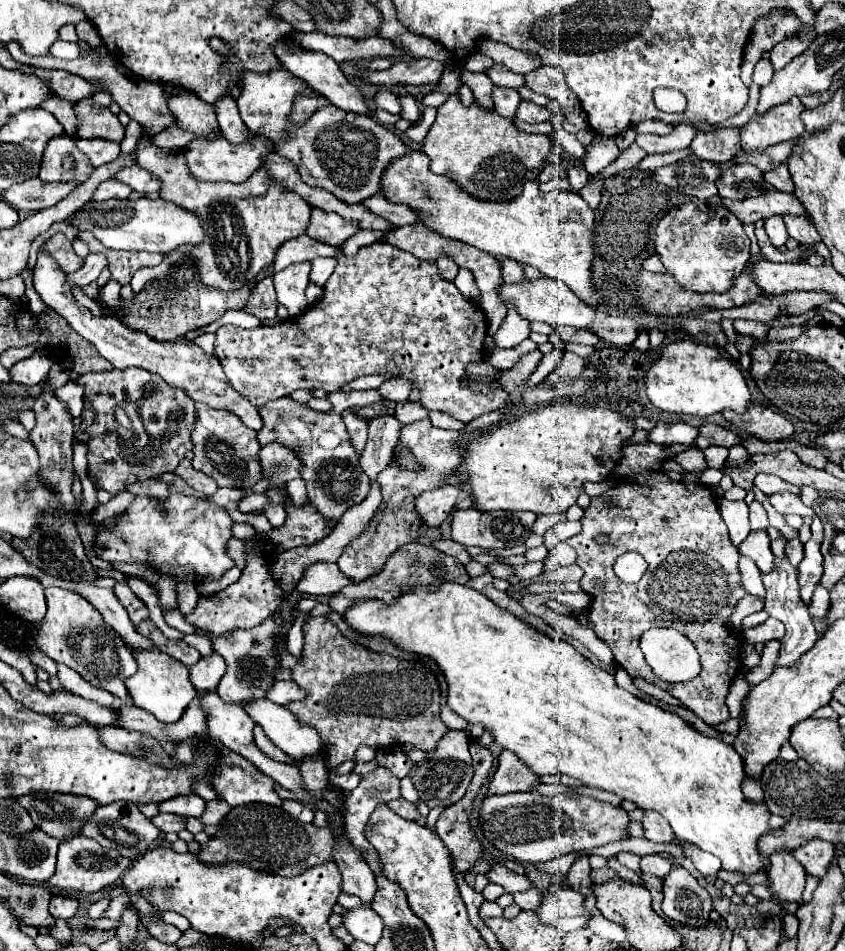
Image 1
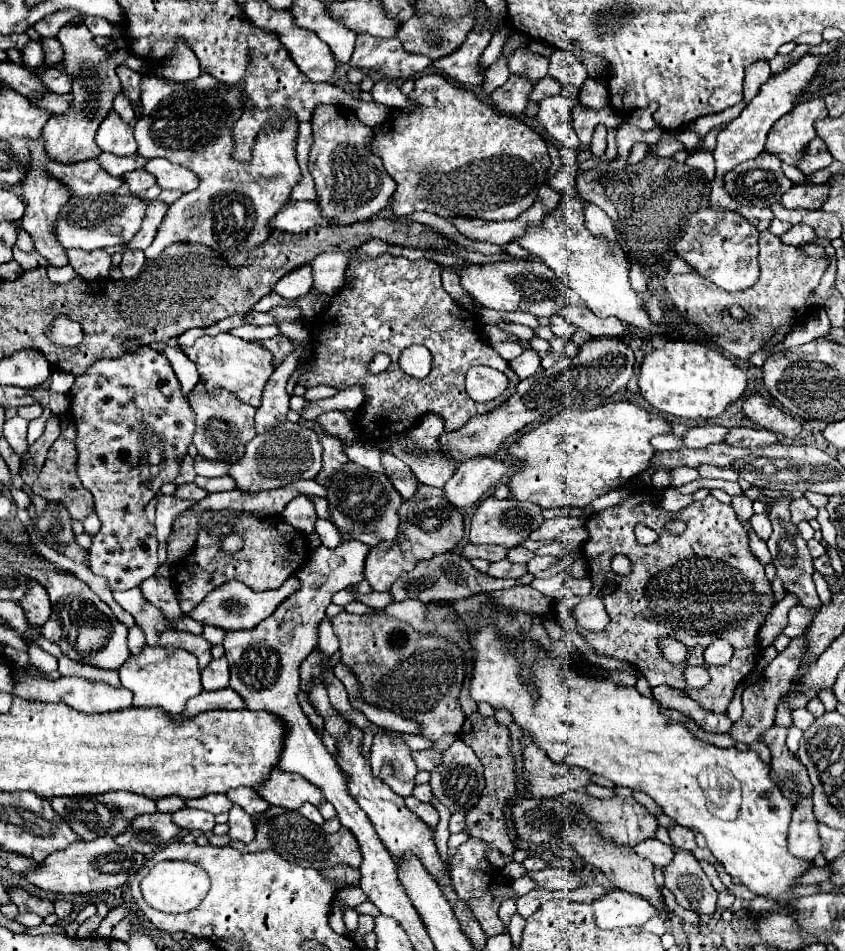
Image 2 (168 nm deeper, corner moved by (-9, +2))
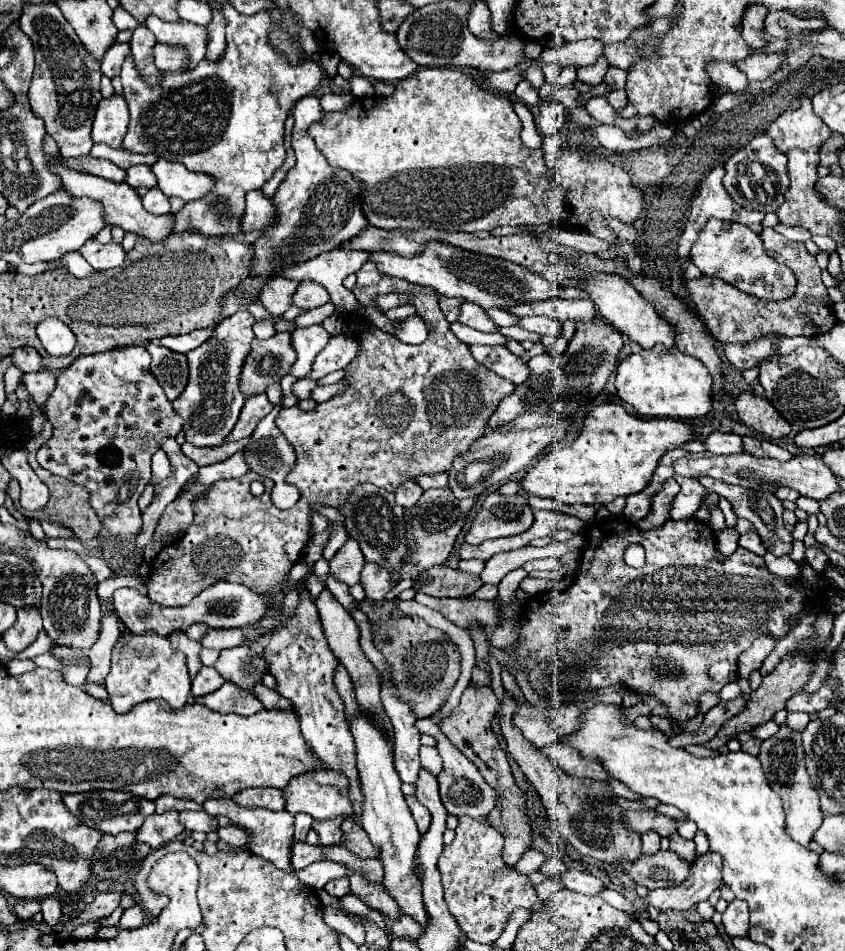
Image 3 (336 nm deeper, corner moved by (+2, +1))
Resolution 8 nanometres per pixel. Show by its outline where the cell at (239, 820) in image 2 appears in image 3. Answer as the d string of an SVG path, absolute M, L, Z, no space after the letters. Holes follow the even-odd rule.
M221 827L217 831L217 835L219 835L221 841L225 841L229 845L235 845L235 847L243 847L249 841L247 835L243 833L243 829L239 829L239 827Z

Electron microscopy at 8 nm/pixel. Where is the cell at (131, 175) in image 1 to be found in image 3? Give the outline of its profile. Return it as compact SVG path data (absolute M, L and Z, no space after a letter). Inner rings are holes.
M159 159L155 165L151 165L151 169L157 177L157 187L167 197L197 201L215 187L215 177L199 171L189 171L183 163Z

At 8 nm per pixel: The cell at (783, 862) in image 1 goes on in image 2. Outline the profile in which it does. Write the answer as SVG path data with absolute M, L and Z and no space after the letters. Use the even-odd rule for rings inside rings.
M802 798L792 814L788 830L788 852L814 862L820 852L818 824L812 816L812 798Z

